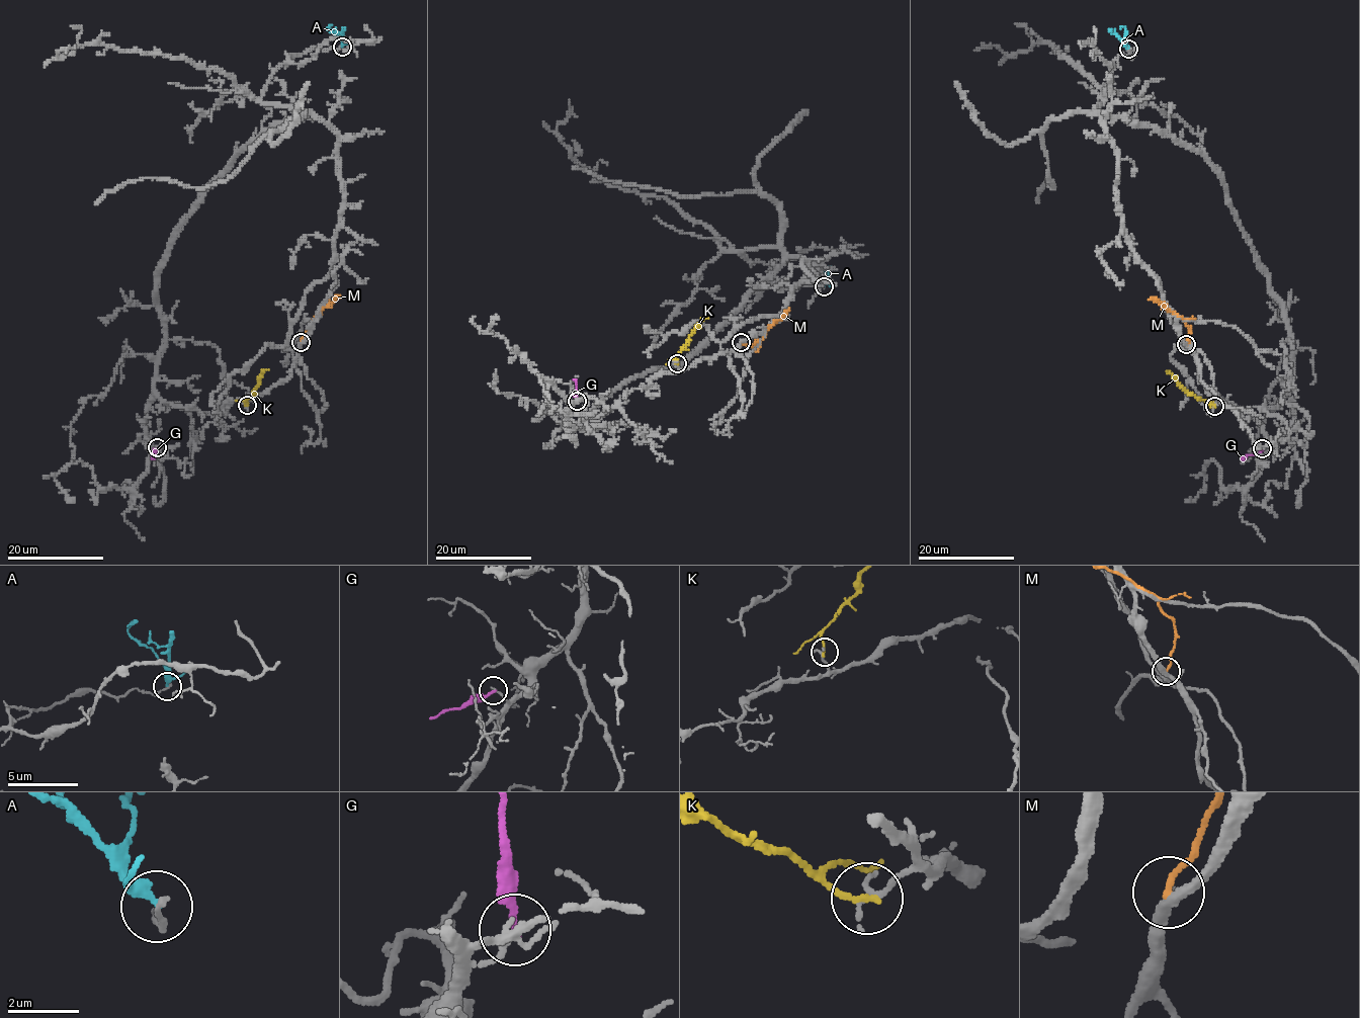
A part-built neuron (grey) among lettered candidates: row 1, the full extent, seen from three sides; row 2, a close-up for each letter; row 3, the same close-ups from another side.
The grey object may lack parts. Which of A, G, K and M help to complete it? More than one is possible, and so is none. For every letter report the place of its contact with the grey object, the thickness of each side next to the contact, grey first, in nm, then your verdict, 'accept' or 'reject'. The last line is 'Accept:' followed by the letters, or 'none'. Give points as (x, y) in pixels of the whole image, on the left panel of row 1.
A: meets grey at (342, 47); 180 nm thick on the grey side, 240 nm on the other; reject
G: meets grey at (157, 447); 140 nm thick on the grey side, 200 nm on the other; reject
K: meets grey at (247, 405); 190 nm thick on the grey side, 180 nm on the other; reject
M: meets grey at (301, 342); 240 nm thick on the grey side, 160 nm on the other; reject
Accept: none

